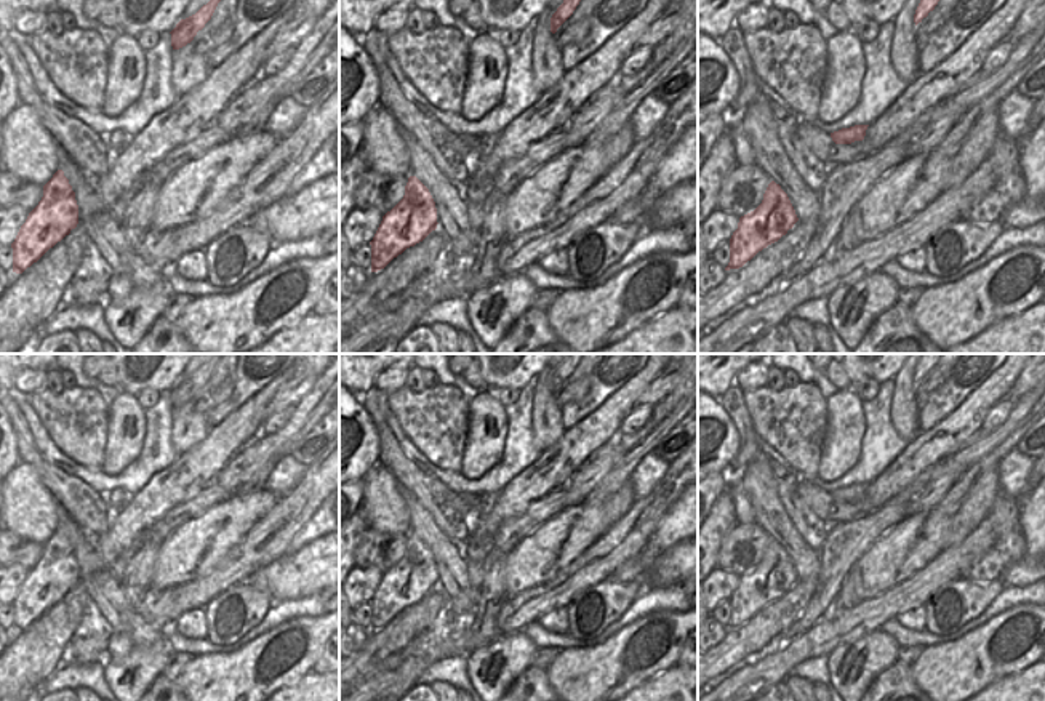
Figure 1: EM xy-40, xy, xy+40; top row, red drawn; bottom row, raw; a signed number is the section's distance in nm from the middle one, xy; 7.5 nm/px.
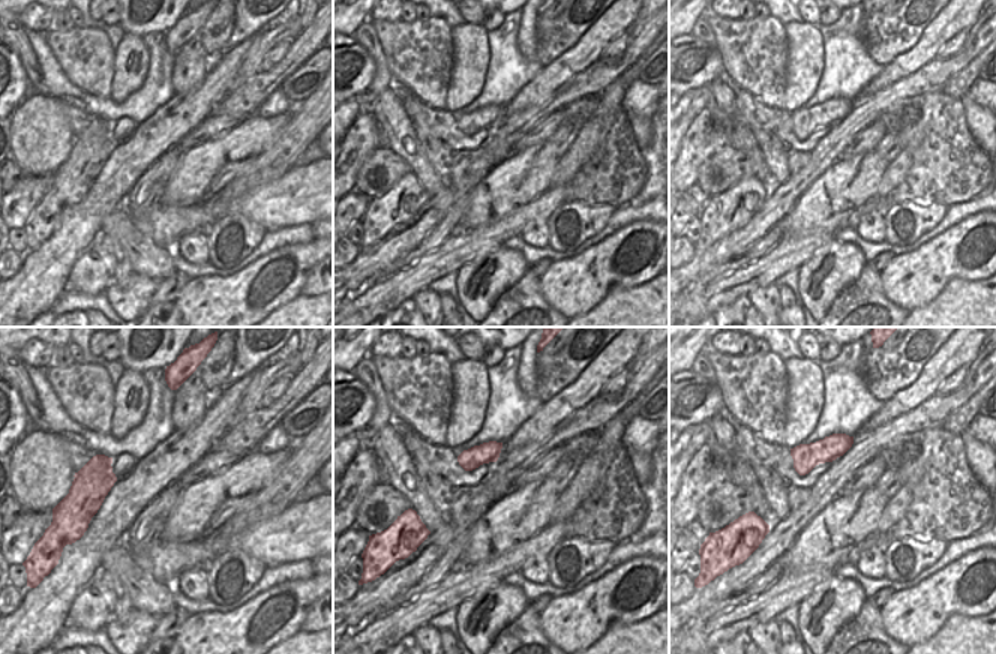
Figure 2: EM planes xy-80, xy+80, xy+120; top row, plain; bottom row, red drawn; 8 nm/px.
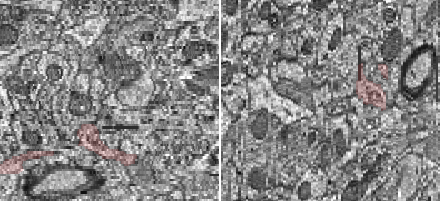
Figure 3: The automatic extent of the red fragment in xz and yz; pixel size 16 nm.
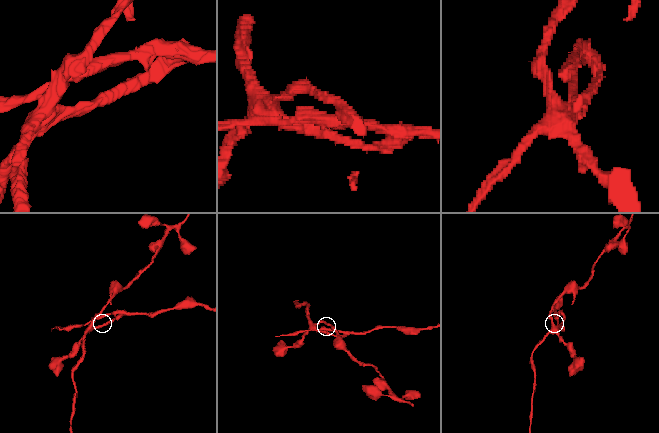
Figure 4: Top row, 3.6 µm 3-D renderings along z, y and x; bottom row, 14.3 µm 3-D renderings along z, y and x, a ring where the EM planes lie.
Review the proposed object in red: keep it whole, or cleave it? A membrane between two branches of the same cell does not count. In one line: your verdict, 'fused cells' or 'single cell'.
fused cells

